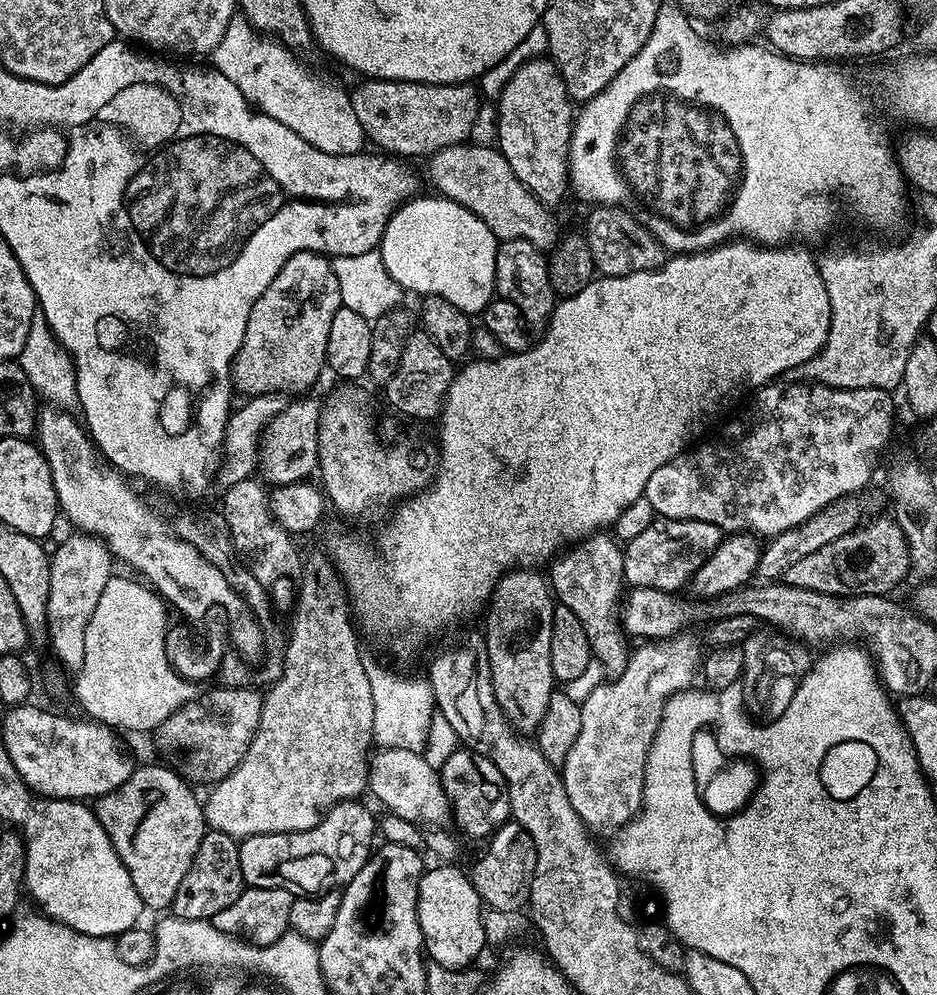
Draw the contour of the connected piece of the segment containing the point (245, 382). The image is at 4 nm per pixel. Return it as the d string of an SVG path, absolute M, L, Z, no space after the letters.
M299 252L291 256L250 310L242 346L238 346L238 354L232 363L233 389L237 393L246 392L249 397L268 392L307 393L304 391L319 378L320 371L325 371L326 338L330 338L330 322L334 322L334 314L338 314L340 307L338 278L334 278L331 259L319 252Z

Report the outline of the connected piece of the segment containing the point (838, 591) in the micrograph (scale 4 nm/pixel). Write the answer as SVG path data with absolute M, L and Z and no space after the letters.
M891 515L880 516L877 520L861 523L852 531L842 534L841 537L822 546L806 558L799 559L794 566L790 566L783 574L783 583L798 586L802 590L814 590L831 596L883 596L891 593L891 588L896 588L912 568L912 559L908 553L908 543Z

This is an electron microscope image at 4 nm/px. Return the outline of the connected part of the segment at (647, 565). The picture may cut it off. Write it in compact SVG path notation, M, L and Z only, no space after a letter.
M663 518L653 519L650 526L646 526L646 530L642 530L642 534L638 534L638 538L627 541L624 548L624 579L632 588L653 588L654 590L662 590L663 592L676 592L683 589L688 581L692 579L693 574L702 566L702 562L706 558L712 556L712 551L717 548L722 539L722 530L718 526L714 526L710 522L702 522L701 520L666 520Z

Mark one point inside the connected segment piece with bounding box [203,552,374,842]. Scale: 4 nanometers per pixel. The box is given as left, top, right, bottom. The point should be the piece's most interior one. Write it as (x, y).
(310, 752)

